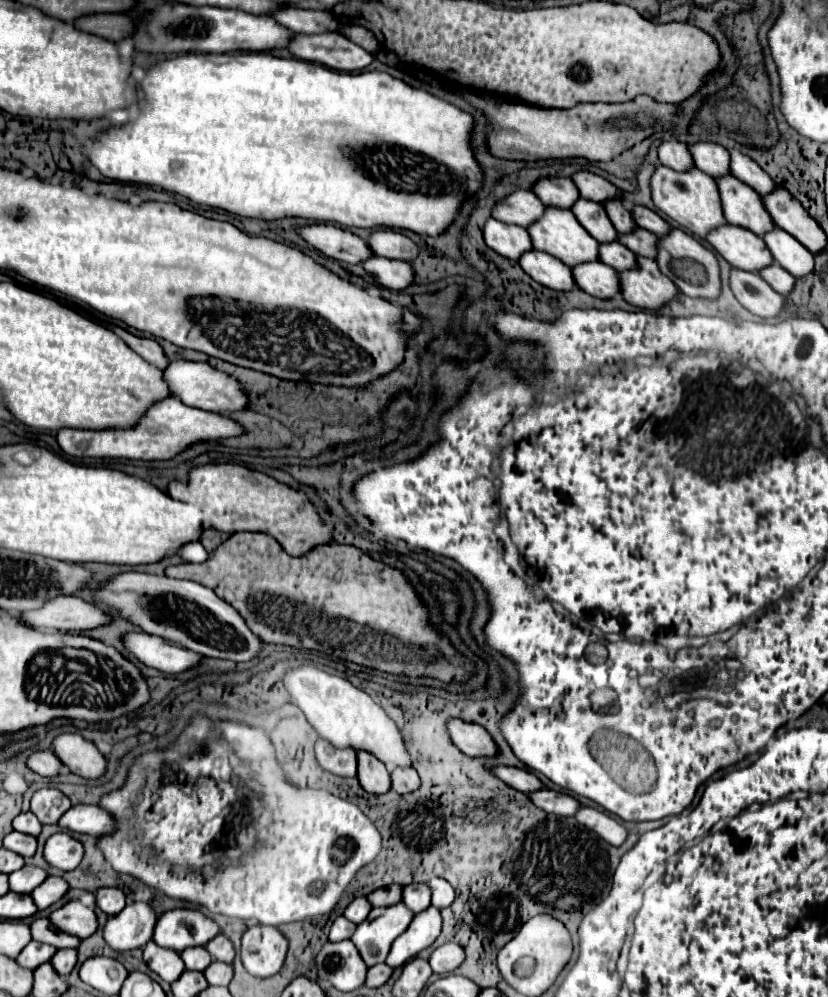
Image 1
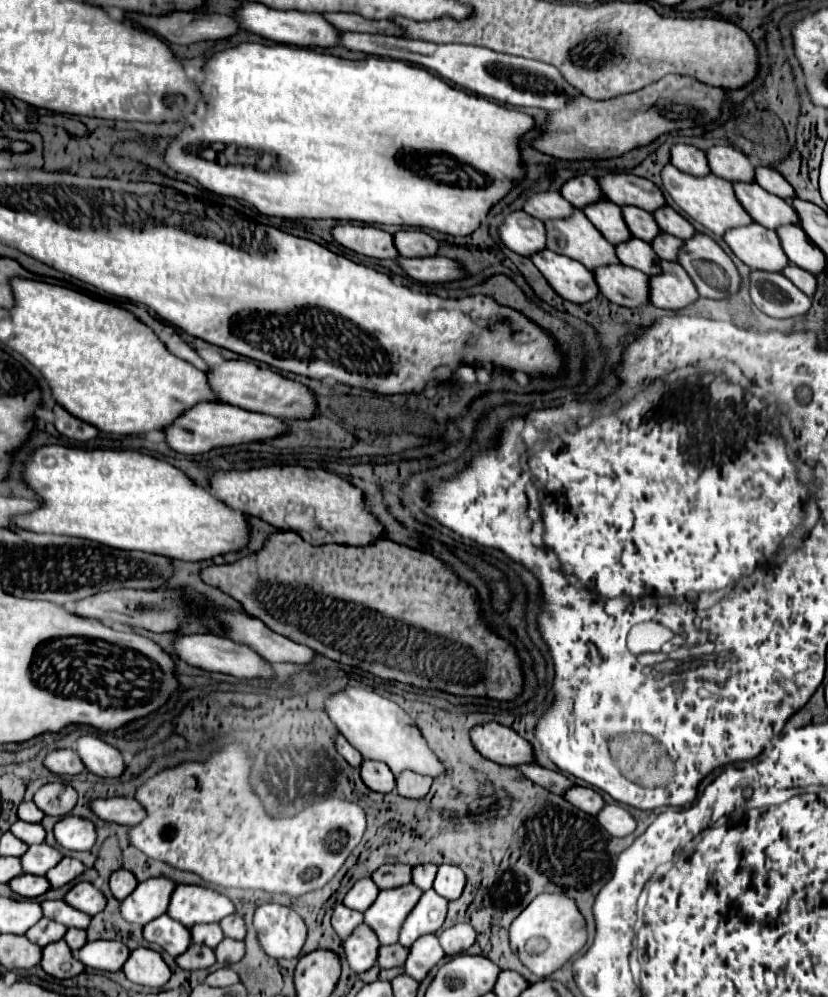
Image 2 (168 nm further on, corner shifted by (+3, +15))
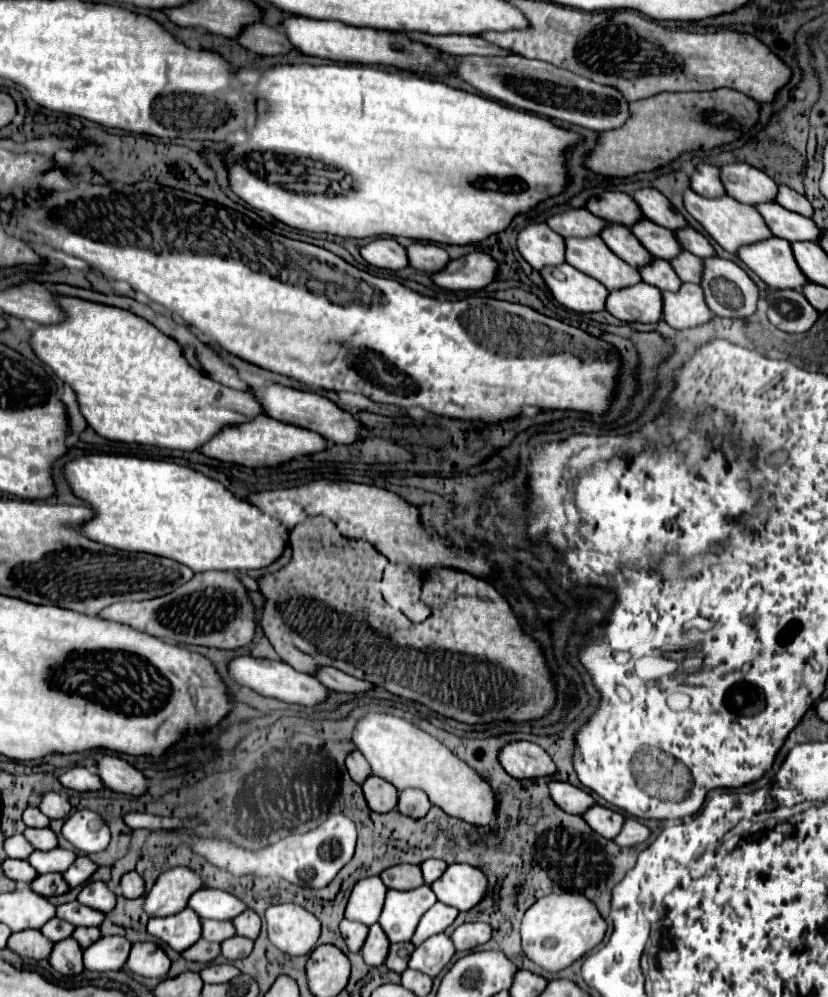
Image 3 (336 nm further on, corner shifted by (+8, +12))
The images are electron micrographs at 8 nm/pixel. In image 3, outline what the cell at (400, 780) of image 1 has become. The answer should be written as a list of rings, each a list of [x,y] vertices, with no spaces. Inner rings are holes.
[[[406,788],[398,796],[398,810],[406,816],[412,816],[412,818],[426,816],[430,806],[432,804],[430,804],[426,792],[420,788]]]

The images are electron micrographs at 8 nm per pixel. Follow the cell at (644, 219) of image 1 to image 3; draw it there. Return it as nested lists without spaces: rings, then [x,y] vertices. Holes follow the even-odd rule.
[[[688,226],[688,228],[678,228],[678,230],[674,232],[674,236],[676,236],[678,244],[680,244],[684,250],[688,250],[688,252],[700,256],[700,258],[716,254],[714,248],[710,246],[710,242],[708,242],[700,232],[696,232],[696,230],[690,228],[690,226]]]

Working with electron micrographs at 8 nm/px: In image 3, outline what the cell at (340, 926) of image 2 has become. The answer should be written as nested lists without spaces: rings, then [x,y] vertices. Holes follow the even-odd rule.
[[[342,920],[340,922],[340,934],[348,946],[350,952],[358,952],[360,944],[364,944],[364,936],[368,934],[368,926],[360,924],[360,922],[350,922],[350,920]]]

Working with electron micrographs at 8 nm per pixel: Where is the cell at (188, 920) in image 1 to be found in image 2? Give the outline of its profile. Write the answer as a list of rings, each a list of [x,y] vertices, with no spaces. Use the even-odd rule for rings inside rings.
[[[177,885],[167,915],[181,921],[185,927],[199,923],[217,923],[235,913],[235,905],[229,897],[215,889],[199,885]]]

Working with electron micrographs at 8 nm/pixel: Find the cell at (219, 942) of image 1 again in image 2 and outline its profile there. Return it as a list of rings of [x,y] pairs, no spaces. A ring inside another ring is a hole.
[[[235,913],[235,915],[225,917],[219,925],[223,927],[225,937],[231,937],[231,939],[245,939],[245,935],[247,935],[245,921],[243,921],[243,917],[241,917],[241,915],[237,915],[237,913]]]

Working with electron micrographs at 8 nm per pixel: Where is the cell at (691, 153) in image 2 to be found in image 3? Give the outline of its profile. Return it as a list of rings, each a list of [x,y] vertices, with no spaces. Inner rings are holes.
[[[698,164],[690,176],[690,188],[700,196],[720,196],[724,194],[724,186],[718,178],[718,168],[710,164]]]

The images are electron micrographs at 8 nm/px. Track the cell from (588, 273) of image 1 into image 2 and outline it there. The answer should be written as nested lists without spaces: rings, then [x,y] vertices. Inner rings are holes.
[[[627,265],[599,267],[593,273],[601,293],[609,301],[631,309],[649,303],[649,275]]]

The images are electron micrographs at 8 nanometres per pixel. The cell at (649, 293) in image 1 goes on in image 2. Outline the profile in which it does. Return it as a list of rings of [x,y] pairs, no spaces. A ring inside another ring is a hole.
[[[661,263],[663,273],[651,277],[651,303],[659,309],[679,311],[699,299],[693,281],[679,263]]]

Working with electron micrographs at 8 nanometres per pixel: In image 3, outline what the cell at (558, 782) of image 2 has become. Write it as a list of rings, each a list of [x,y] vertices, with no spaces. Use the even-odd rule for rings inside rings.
[[[550,780],[548,790],[552,800],[568,814],[584,814],[586,808],[590,808],[594,802],[594,798],[588,792],[560,780]]]

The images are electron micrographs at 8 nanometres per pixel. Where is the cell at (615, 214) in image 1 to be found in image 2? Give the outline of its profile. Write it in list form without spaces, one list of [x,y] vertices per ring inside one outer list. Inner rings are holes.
[[[623,207],[623,217],[625,223],[631,231],[633,237],[641,239],[641,241],[653,241],[653,237],[657,237],[657,233],[661,231],[655,217],[651,213],[645,213],[643,209],[637,207]]]

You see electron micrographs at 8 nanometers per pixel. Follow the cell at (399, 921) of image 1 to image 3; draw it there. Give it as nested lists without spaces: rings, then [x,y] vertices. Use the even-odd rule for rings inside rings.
[[[418,886],[414,890],[388,890],[384,908],[380,912],[378,924],[390,942],[408,942],[420,916],[436,902],[430,886]]]

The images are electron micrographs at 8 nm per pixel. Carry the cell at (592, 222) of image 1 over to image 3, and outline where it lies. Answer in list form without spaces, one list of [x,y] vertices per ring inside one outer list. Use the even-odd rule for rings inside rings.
[[[606,224],[600,232],[600,238],[606,242],[606,246],[620,256],[624,262],[638,268],[640,264],[646,264],[648,258],[652,258],[642,244],[638,244],[636,236],[632,236],[630,228],[624,224]]]

